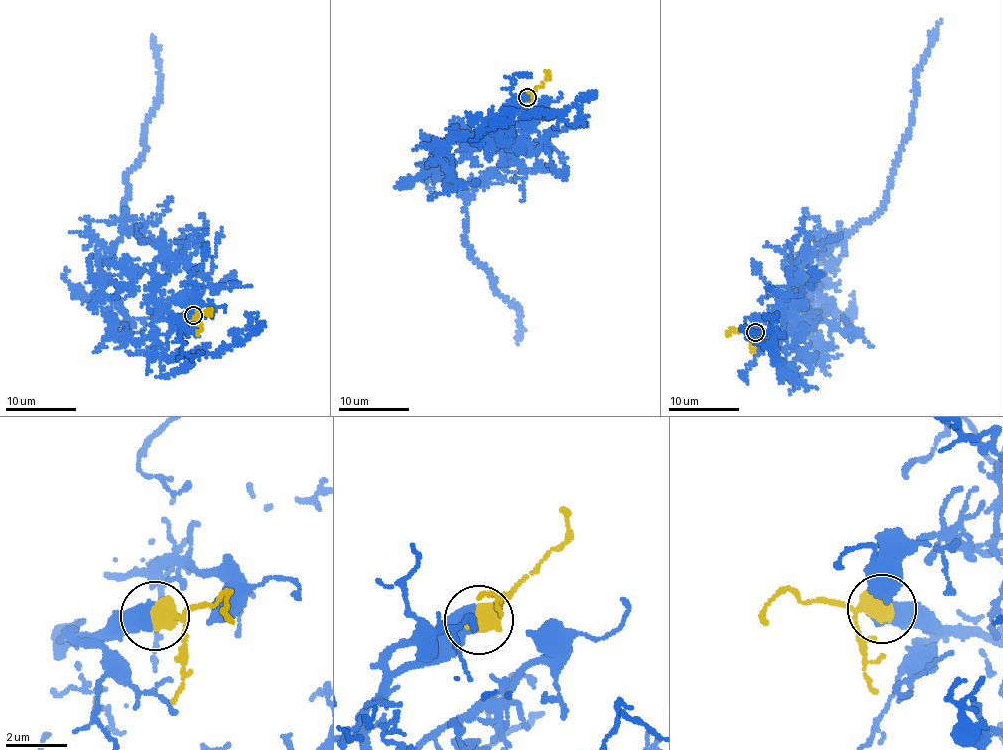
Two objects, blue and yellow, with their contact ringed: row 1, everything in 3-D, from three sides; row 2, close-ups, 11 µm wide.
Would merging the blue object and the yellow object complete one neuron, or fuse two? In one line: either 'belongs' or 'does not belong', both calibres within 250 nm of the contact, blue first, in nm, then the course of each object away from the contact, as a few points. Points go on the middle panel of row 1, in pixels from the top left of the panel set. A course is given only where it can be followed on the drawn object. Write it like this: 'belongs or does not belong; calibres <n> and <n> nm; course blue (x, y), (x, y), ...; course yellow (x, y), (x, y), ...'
belongs; calibres 700 and 700 nm; course blue (526, 96), (489, 137), (504, 158), (464, 197), (435, 141), (478, 135), (505, 112), (571, 125), (586, 117); course yellow (528, 96), (549, 73)

